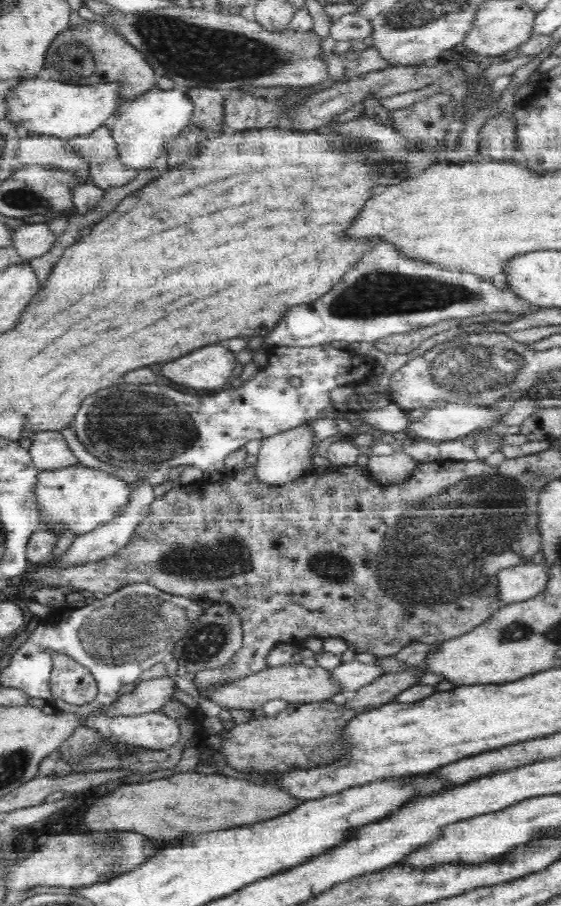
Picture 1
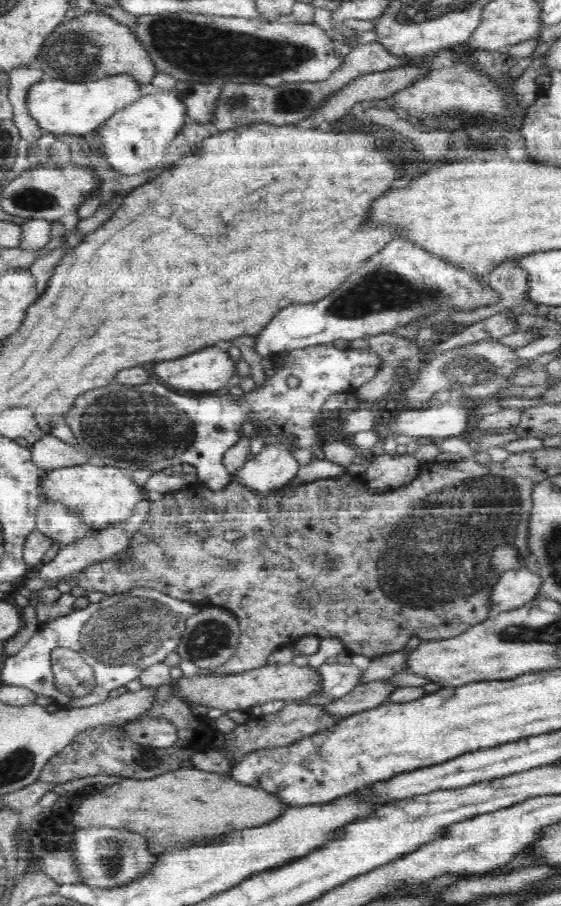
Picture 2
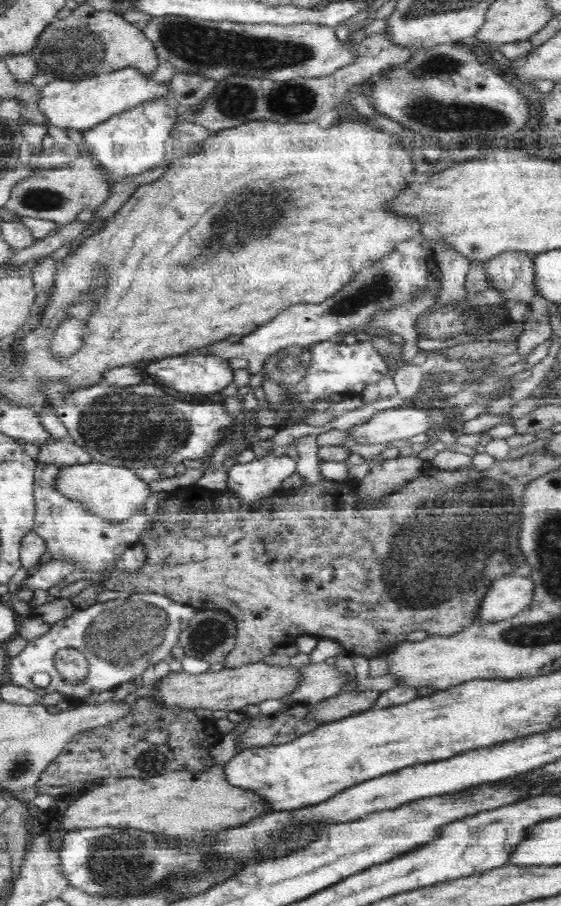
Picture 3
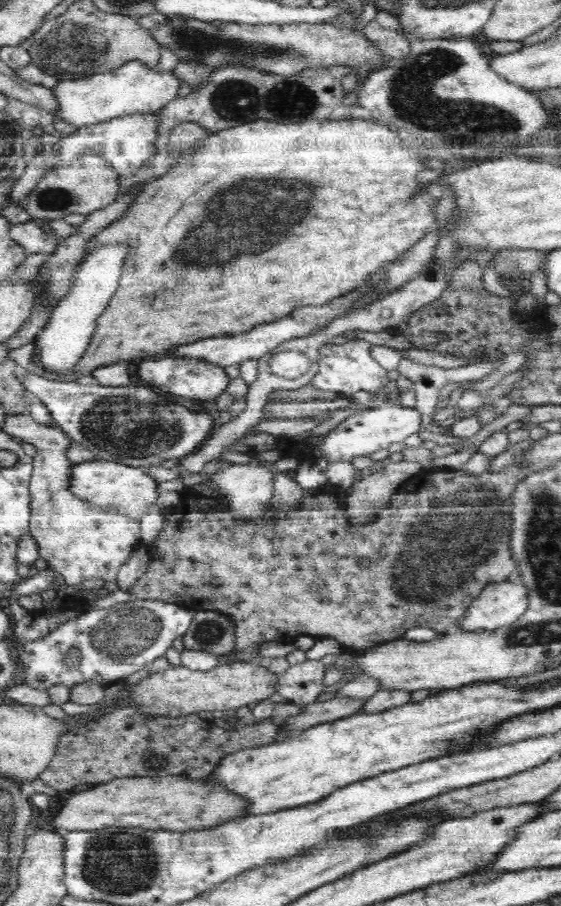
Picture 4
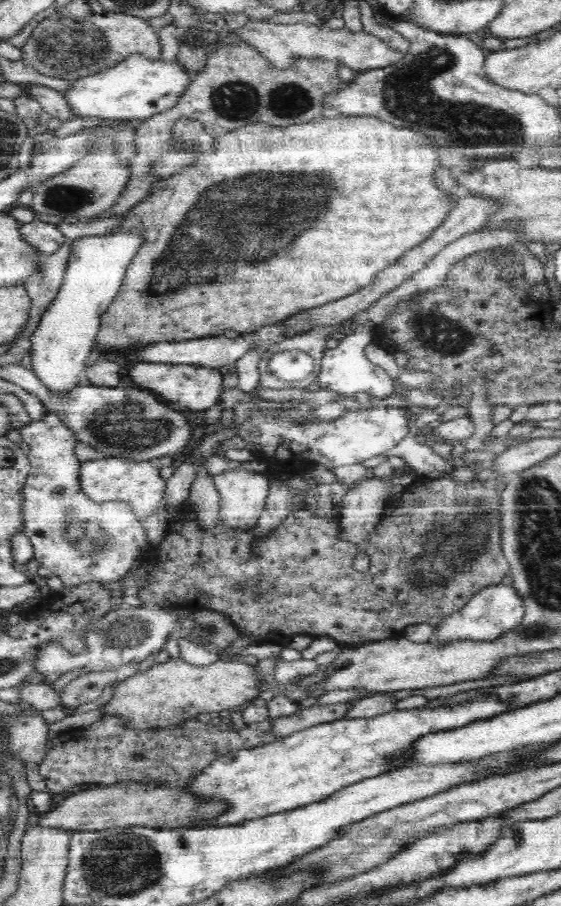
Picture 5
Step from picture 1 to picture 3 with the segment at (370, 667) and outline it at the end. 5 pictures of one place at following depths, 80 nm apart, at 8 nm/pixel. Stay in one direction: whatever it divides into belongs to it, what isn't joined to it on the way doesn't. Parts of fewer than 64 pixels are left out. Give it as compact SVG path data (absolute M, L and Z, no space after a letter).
M324 661L310 662L301 666L299 670L301 681L298 688L281 698L284 705L315 705L317 702L335 697L346 681L344 673Z

